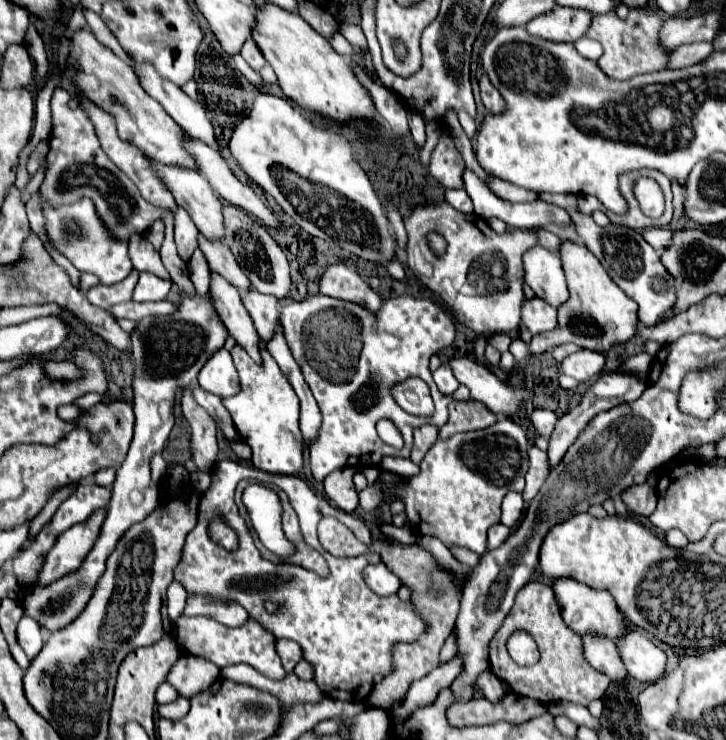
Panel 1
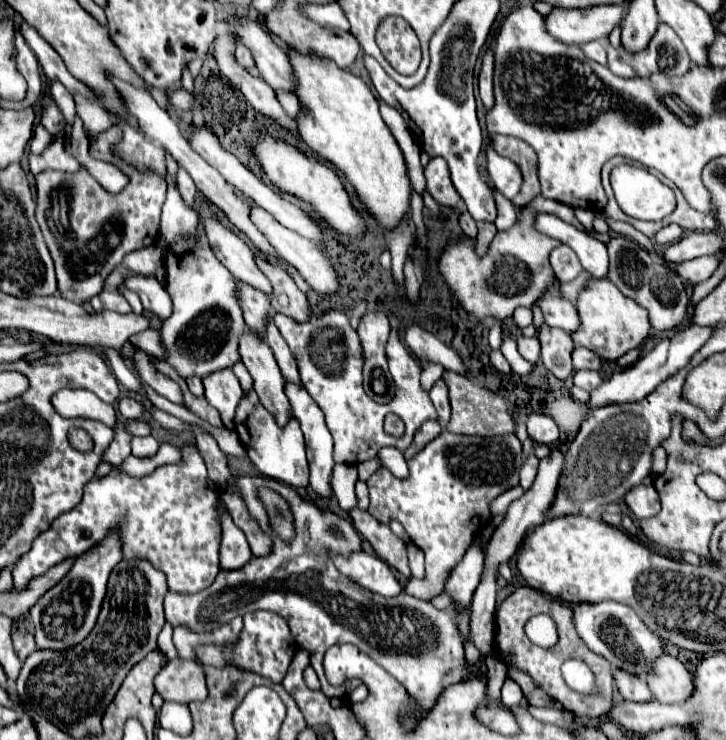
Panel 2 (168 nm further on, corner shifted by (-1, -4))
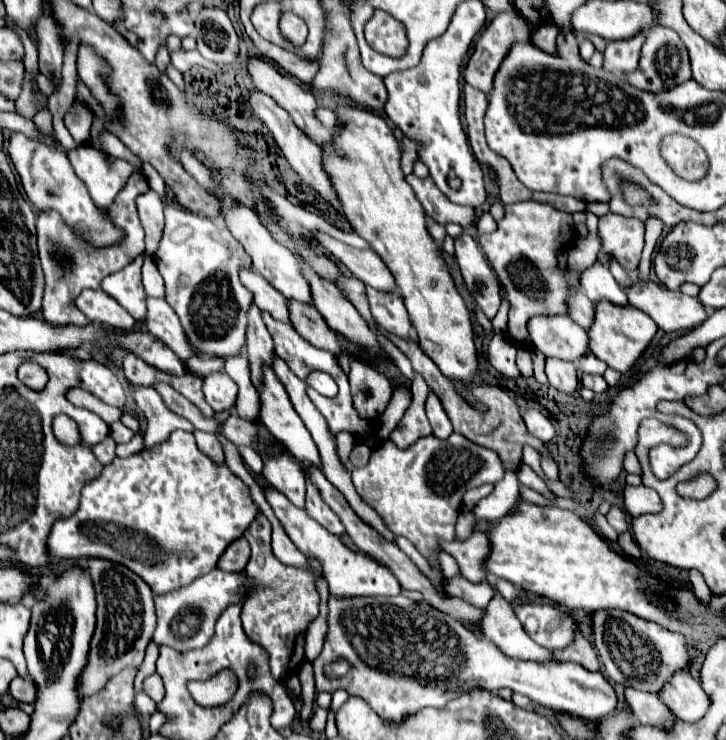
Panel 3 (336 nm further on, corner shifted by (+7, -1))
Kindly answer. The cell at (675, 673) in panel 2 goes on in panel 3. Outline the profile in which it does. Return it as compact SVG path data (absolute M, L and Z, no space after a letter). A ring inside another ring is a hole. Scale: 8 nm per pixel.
M674 671L670 681L658 691L658 697L676 717L688 723L698 721L710 705L702 685L688 671Z

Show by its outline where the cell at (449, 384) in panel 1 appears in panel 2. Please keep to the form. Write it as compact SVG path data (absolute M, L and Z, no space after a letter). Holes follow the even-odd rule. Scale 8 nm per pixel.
M438 380L434 384L434 388L430 390L430 400L434 402L434 408L438 412L438 422L442 426L446 426L450 420L450 402L448 402L448 388L446 388L444 380Z

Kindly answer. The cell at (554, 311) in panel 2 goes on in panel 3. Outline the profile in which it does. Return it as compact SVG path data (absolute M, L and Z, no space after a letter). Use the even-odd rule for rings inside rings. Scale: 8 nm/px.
M536 315L526 325L532 343L548 357L558 357L566 361L578 361L580 355L586 355L586 331L574 323L568 315Z

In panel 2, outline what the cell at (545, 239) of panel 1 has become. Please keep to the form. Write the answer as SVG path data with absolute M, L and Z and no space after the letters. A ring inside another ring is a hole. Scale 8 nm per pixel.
M564 244L558 246L550 254L550 264L552 264L554 274L556 274L556 278L560 282L570 282L570 280L574 280L582 272L578 256L568 246L564 246Z

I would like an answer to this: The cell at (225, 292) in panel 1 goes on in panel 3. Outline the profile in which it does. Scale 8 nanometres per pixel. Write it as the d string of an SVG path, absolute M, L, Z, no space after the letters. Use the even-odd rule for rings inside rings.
M270 365L262 367L262 385L258 387L258 397L260 397L260 421L266 425L266 429L300 461L312 461L316 467L320 467L320 455L316 449L316 443L312 441L308 429L304 427L302 419L298 417L298 413L294 411L290 397L286 395L286 389L282 387L282 383L278 381L278 377L274 375Z

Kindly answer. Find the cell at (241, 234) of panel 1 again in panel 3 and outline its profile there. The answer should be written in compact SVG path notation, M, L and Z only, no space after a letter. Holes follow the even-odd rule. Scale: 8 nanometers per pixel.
M290 299L286 305L288 305L292 327L306 341L310 341L314 347L334 351L336 355L340 353L340 343L338 343L336 333L326 325L326 321L322 319L322 315L318 315L318 311L312 305L298 303L294 299Z

